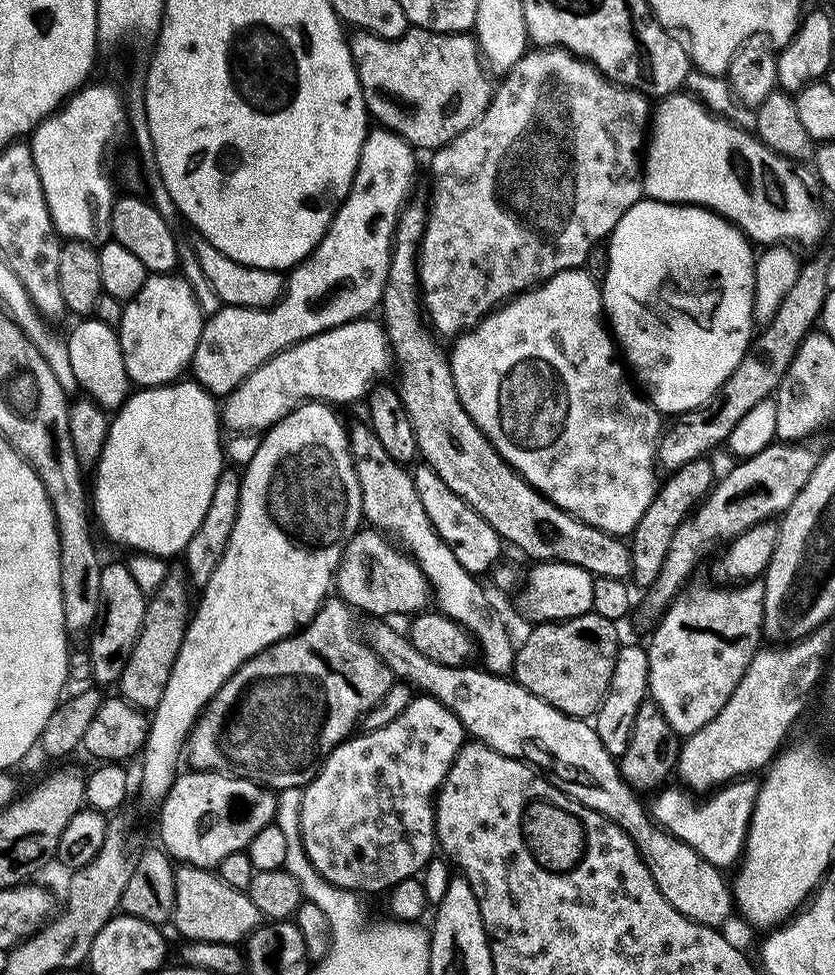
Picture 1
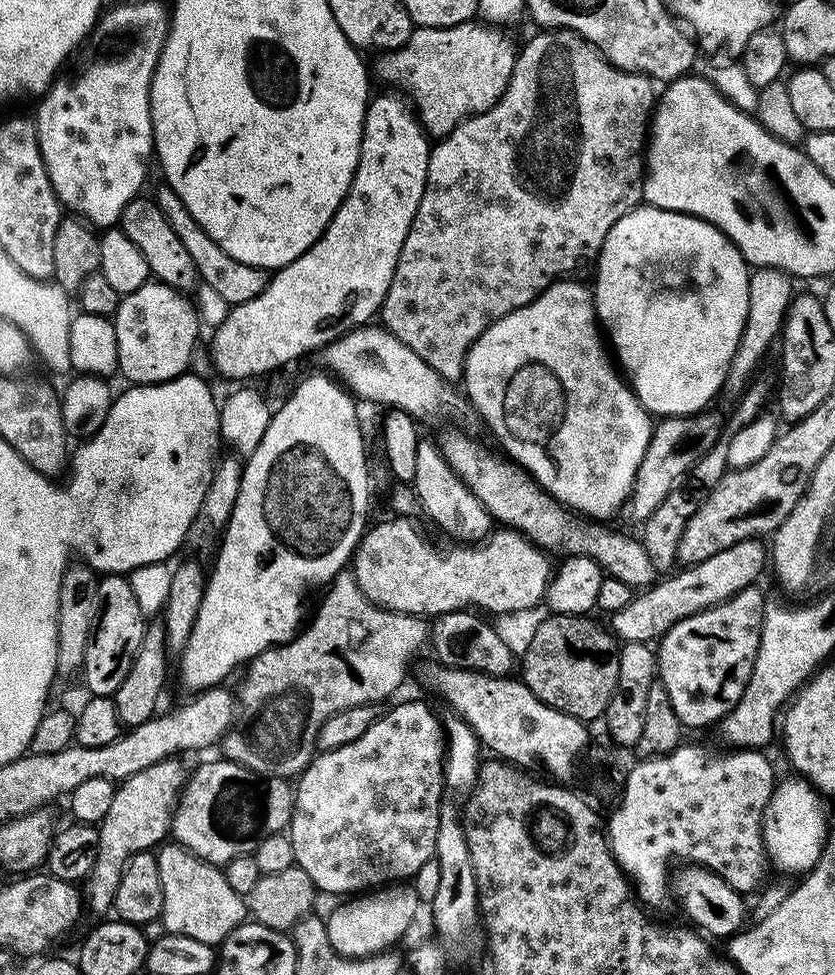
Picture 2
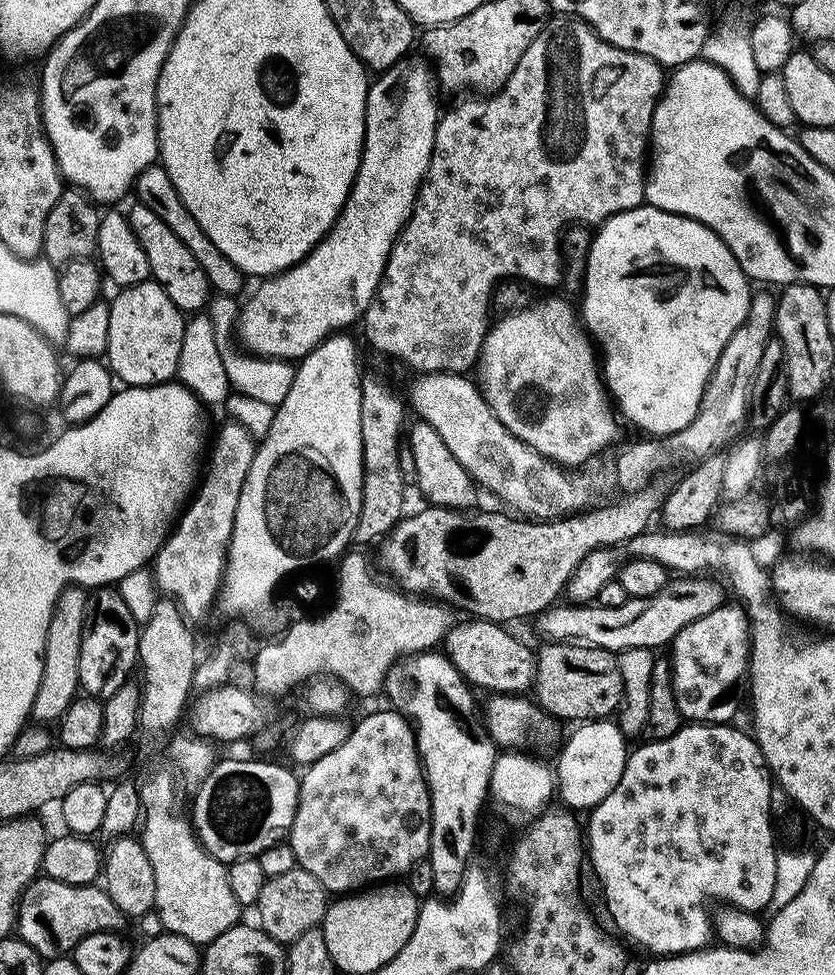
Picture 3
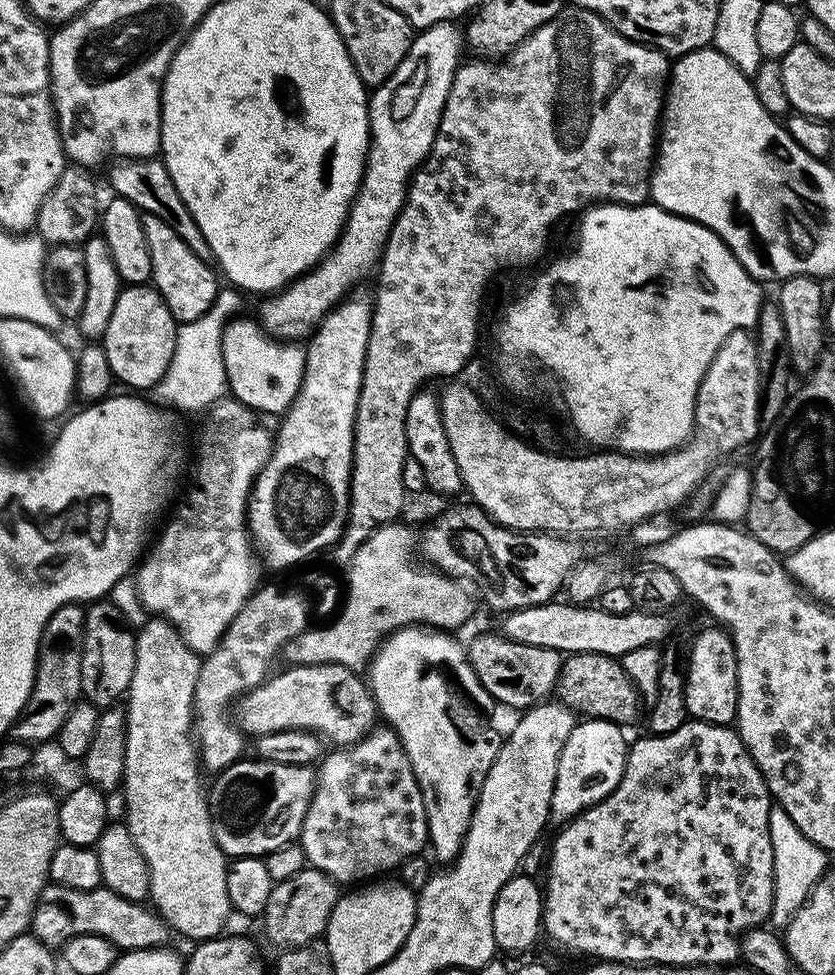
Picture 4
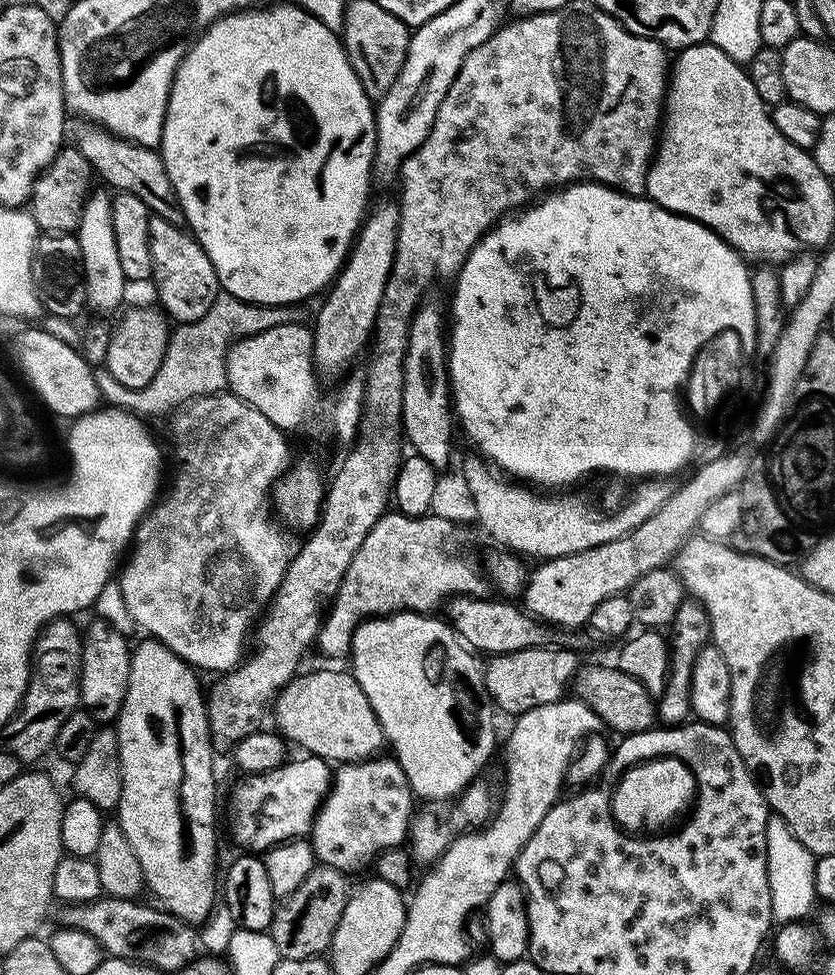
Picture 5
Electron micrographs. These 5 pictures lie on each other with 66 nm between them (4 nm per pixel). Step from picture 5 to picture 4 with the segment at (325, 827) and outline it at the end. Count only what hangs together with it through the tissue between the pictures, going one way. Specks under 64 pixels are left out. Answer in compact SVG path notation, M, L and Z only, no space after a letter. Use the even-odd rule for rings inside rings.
M373 727L356 744L337 747L319 761L315 773L316 789L298 837L304 859L311 867L326 874L337 885L356 886L383 877L383 872L395 873L409 858L425 851L428 844L428 815L422 790L410 766L410 758L406 758L406 750L392 727Z

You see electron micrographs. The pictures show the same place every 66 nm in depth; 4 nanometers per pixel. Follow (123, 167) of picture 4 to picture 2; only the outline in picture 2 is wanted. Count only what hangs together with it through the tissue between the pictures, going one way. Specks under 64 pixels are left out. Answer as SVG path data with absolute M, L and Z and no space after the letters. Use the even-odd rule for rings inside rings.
M161 186L154 193L154 199L156 205L162 210L162 214L166 214L166 222L170 222L174 234L178 234L178 238L182 238L182 246L186 246L186 251L190 253L190 258L194 262L203 284L210 286L230 305L241 304L262 294L262 290L268 286L270 279L269 273L265 269L255 268L246 262L238 262L234 258L230 258L230 254L226 254L226 250L222 250L222 246L218 246L218 242L214 242L214 238L210 238L210 234L206 234L206 230L202 230L202 226L198 226L194 222L190 210L186 210L182 198L178 198L178 194L174 194L172 188Z

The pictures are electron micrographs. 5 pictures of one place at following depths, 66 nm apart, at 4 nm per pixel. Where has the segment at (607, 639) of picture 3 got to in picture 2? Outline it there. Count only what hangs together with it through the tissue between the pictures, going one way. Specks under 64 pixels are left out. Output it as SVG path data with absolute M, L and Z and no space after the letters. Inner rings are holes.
M759 539L743 540L702 562L684 566L663 578L657 579L651 586L633 595L630 606L611 613L611 631L624 642L659 641L682 618L690 618L731 596L737 596L743 588L751 588L757 583L760 571L766 568L766 548Z

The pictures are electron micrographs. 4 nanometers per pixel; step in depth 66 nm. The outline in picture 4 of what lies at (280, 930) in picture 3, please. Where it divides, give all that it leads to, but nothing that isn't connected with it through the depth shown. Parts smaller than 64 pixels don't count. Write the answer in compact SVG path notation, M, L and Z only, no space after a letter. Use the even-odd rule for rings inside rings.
M311 866L304 867L290 878L275 881L262 913L269 938L281 944L279 947L284 950L301 948L303 944L319 941L325 935L330 914L334 913L335 904L341 895L336 881Z

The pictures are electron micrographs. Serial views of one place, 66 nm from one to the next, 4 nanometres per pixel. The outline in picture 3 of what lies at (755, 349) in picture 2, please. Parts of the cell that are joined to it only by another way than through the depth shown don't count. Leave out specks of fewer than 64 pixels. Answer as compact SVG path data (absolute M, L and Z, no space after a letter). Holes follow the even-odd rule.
M753 291L748 317L726 342L702 394L698 414L690 422L690 426L671 438L660 438L652 442L656 444L632 444L617 456L614 470L621 491L628 494L639 491L653 481L652 476L659 468L674 463L676 459L699 462L712 453L727 449L737 439L736 431L745 427L748 419L748 403L752 400L758 366L766 358L767 352L764 351L768 348L768 339L773 339L776 327L777 297L768 292L771 291Z

